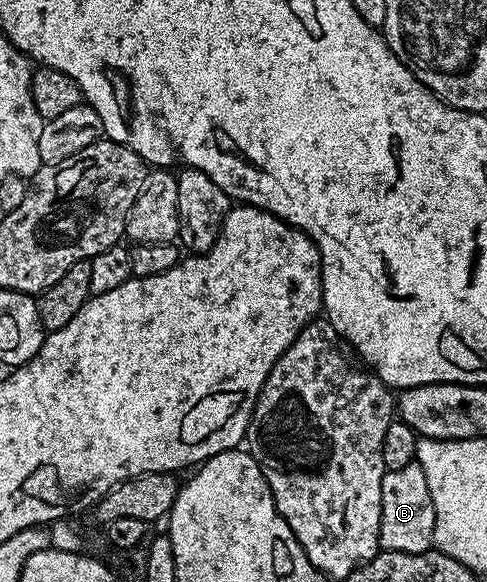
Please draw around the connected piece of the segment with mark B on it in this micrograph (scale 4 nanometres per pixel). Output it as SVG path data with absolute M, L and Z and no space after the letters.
M418 463L400 469L388 469L381 479L381 531L379 547L383 551L426 553L435 543L435 512L425 483L425 471Z

